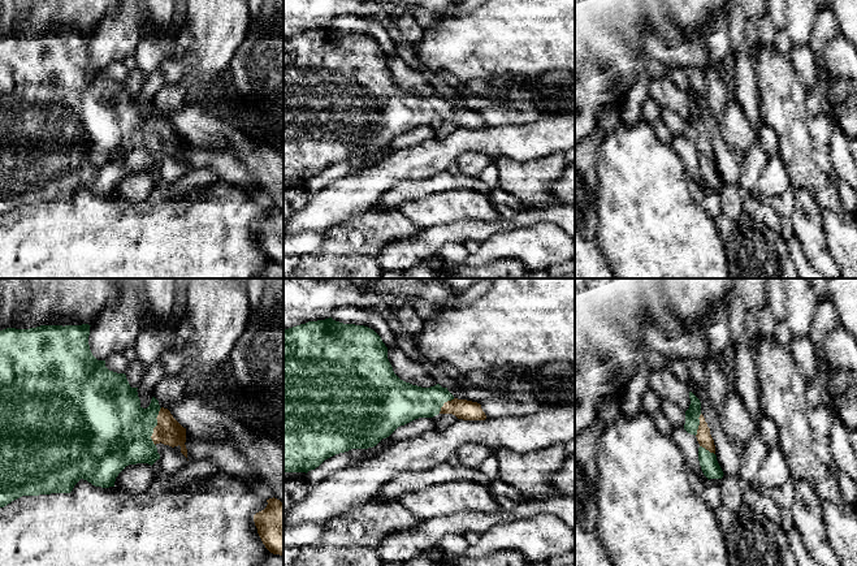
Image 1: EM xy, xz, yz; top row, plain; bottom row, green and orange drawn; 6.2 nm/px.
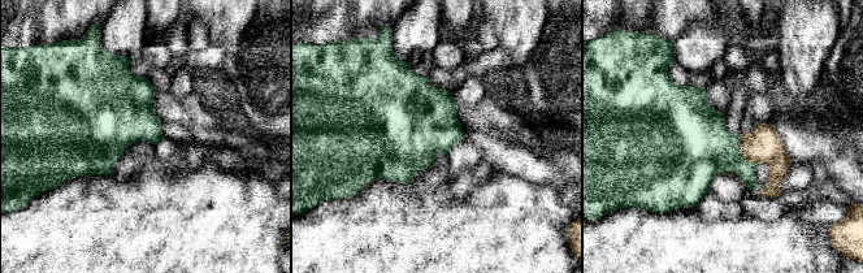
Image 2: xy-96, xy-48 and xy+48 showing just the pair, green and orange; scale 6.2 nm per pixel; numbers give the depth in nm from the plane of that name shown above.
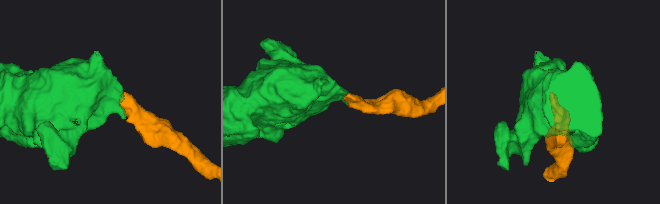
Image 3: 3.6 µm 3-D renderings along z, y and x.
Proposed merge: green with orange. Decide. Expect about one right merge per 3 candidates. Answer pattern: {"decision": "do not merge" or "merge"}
{"decision": "merge"}

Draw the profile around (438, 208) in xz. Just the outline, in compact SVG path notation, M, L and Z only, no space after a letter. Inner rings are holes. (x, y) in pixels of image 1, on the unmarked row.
M472 189L433 193L417 200L404 202L401 209L420 229L467 219L494 221L501 217L488 194Z

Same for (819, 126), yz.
M824 113L809 117L808 129L811 138L811 159L818 169L827 176L834 173L831 161L832 122Z

